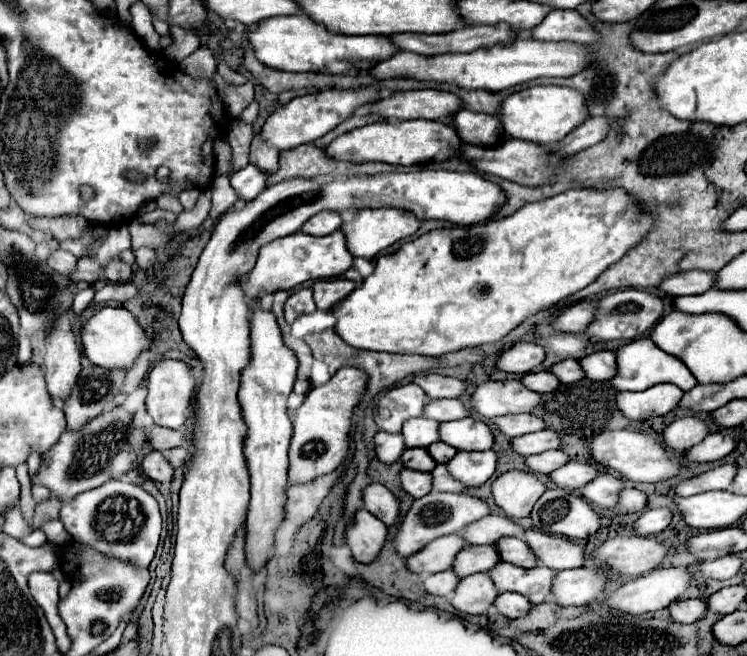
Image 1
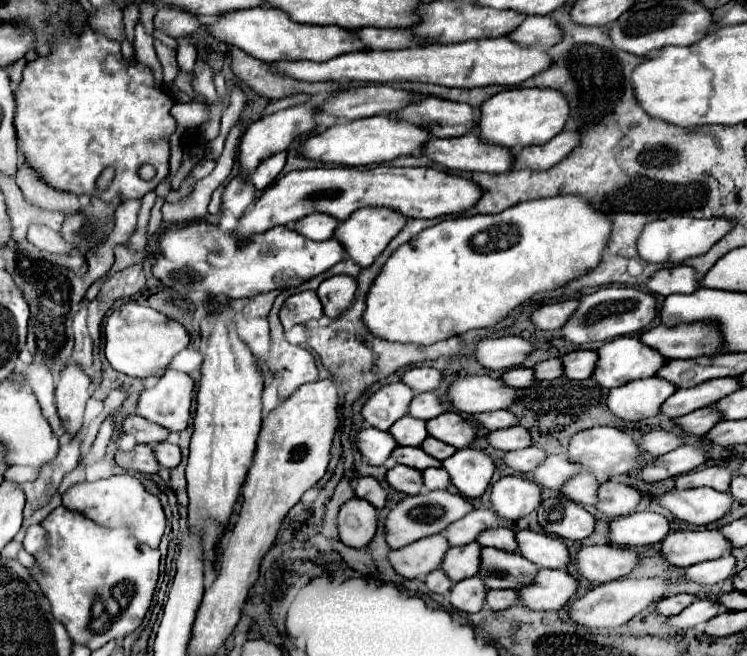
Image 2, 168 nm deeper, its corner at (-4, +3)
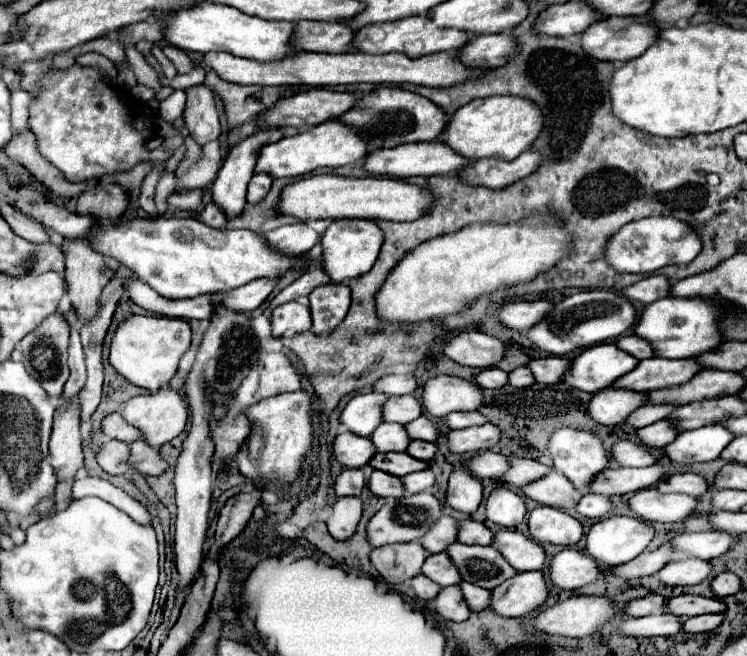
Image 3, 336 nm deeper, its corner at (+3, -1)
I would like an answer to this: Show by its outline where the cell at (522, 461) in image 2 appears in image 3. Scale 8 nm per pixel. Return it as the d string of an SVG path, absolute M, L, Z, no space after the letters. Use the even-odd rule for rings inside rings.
M481 452L469 458L465 464L475 478L501 478L509 468L507 456L495 454L495 452Z

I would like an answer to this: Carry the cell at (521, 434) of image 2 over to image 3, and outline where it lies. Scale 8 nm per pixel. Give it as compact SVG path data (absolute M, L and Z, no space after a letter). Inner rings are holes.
M493 424L463 428L463 430L451 430L447 434L447 448L453 454L465 454L465 452L479 452L489 450L495 446L501 438L501 430Z

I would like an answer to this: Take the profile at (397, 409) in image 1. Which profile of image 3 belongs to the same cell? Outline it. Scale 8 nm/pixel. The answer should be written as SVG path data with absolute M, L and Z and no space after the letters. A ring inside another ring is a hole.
M379 392L355 396L347 402L339 420L349 432L353 432L357 436L371 436L371 432L383 422L381 406L385 400L387 400L387 396L379 394Z

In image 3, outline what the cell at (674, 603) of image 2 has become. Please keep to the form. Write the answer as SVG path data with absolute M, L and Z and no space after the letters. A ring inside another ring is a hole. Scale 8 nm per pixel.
M649 594L649 596L643 596L643 598L635 598L635 600L629 600L623 608L623 612L627 616L649 616L649 614L659 614L665 610L665 602L667 598L659 596L659 594Z

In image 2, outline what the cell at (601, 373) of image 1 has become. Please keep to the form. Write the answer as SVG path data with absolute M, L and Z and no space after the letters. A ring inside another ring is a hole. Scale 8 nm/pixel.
M576 350L562 358L564 374L572 380L586 380L594 374L594 366L598 364L598 354L590 350Z

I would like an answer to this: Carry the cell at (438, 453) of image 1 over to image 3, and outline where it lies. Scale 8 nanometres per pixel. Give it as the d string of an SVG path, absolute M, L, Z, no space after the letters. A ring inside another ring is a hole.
M411 440L405 452L407 452L409 456L417 458L417 460L425 460L425 462L427 462L427 460L431 460L431 458L433 458L435 450L437 450L437 446L435 446L433 442L423 442L423 440Z

